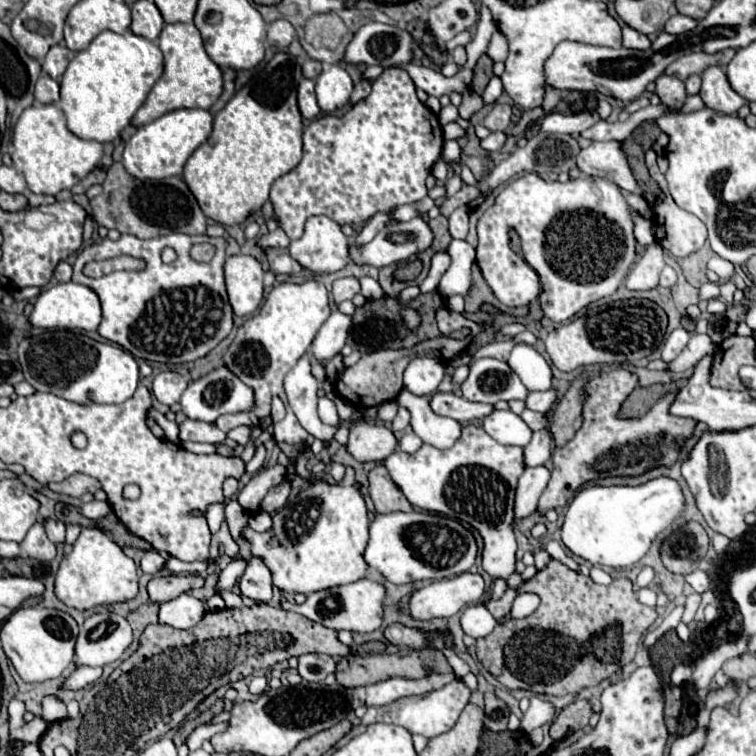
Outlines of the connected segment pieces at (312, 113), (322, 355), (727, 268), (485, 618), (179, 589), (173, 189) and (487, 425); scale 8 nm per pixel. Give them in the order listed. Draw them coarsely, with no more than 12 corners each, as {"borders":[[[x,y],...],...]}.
{"borders":[[[311,79],[299,83],[297,101],[305,119],[321,115]],[[333,311],[309,349],[319,361],[335,357],[347,341],[351,317]],[[717,257],[707,267],[715,271],[721,281],[733,275],[733,263]],[[471,605],[461,615],[465,635],[479,639],[493,631],[487,607]],[[159,575],[149,581],[151,601],[165,603],[201,587],[201,575]],[[121,163],[91,201],[97,225],[141,239],[205,233],[181,177],[139,181]],[[493,411],[483,429],[501,445],[525,447],[531,429],[513,411]]]}

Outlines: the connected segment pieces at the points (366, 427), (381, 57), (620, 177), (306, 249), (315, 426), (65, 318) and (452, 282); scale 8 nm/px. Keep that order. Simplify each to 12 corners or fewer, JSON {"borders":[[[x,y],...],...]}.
{"borders":[[[359,423],[347,451],[361,463],[381,461],[397,449],[393,431]],[[371,21],[341,61],[381,67],[411,63],[413,37]],[[619,141],[591,143],[577,167],[639,191]],[[317,215],[289,253],[313,273],[349,263],[341,227]],[[311,355],[285,375],[285,395],[301,427],[331,441],[337,427],[317,415]],[[67,281],[43,289],[31,327],[95,331],[95,291]],[[453,239],[451,265],[439,283],[443,297],[467,295],[475,249]]]}

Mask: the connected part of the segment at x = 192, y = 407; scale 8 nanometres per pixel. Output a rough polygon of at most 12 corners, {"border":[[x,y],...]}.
{"border":[[225,365],[197,377],[181,397],[189,419],[253,409],[253,389]]}

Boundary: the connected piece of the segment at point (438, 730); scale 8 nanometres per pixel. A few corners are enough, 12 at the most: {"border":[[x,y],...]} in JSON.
{"border":[[455,679],[369,707],[361,721],[435,737],[455,725],[471,693]]}

